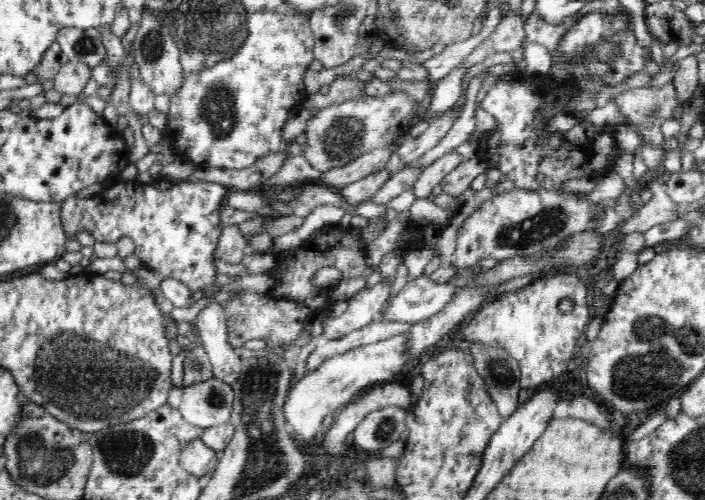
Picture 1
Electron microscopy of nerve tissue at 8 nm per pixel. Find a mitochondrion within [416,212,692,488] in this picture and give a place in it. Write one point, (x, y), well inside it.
(502, 373)

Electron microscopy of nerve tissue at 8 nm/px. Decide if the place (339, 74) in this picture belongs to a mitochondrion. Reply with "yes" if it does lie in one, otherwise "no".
no

